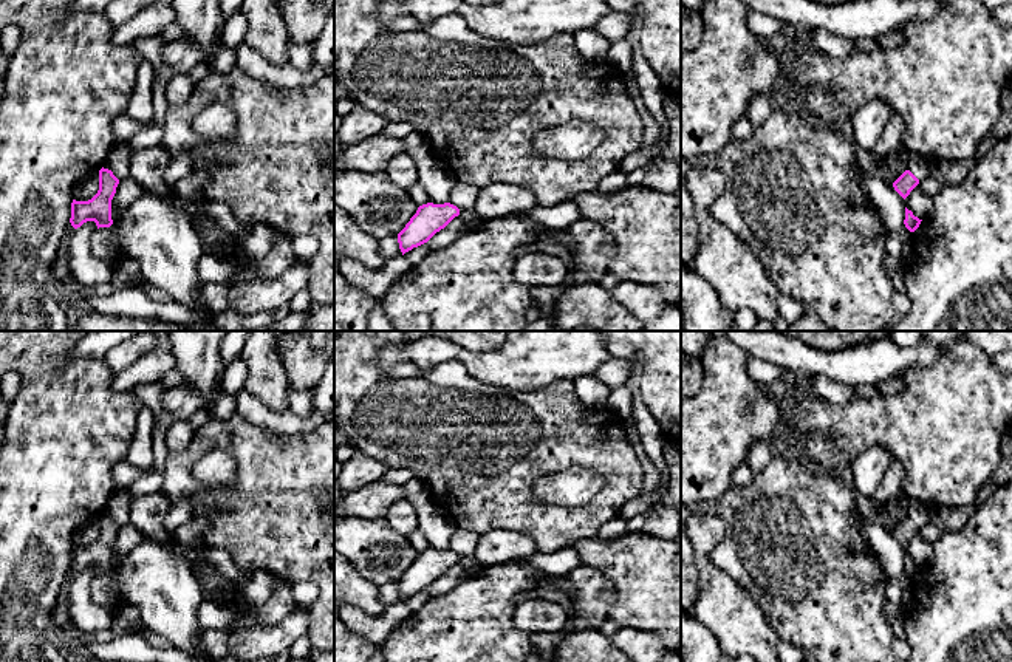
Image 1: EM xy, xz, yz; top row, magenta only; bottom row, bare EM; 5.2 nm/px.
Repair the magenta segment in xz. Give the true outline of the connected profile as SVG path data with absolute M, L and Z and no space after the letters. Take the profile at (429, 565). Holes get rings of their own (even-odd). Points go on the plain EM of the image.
M427 549L419 552L405 574L398 580L398 589L402 602L413 594L427 589L458 561L460 555L450 549Z

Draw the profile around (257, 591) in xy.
M257 569L251 572L251 580L243 588L244 609L254 613L260 606L266 605L271 597L272 586L277 582L279 578L268 571Z

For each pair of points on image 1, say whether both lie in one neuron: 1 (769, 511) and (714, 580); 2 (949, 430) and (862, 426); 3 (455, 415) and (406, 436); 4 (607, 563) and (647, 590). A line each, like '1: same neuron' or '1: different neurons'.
1: different neurons
2: same neuron
3: same neuron
4: same neuron

